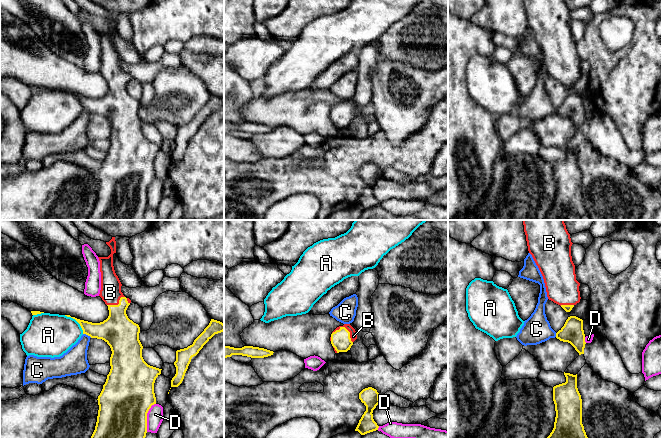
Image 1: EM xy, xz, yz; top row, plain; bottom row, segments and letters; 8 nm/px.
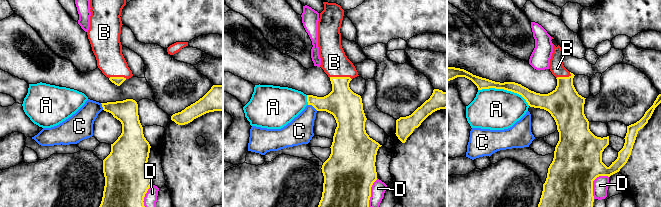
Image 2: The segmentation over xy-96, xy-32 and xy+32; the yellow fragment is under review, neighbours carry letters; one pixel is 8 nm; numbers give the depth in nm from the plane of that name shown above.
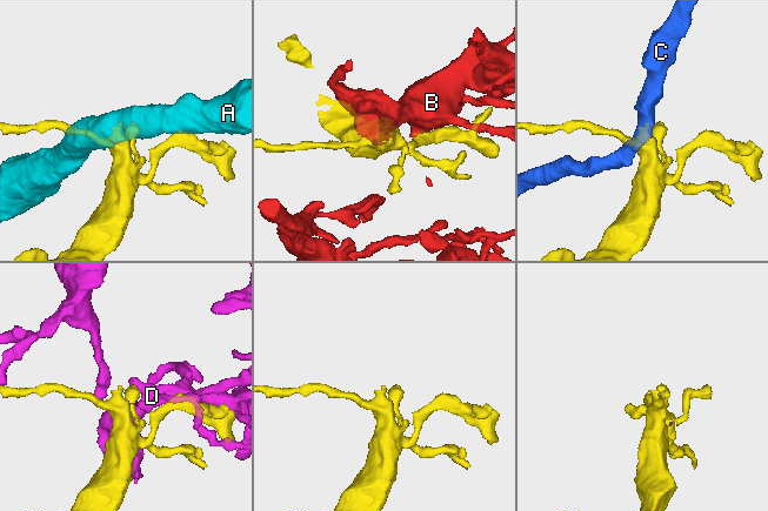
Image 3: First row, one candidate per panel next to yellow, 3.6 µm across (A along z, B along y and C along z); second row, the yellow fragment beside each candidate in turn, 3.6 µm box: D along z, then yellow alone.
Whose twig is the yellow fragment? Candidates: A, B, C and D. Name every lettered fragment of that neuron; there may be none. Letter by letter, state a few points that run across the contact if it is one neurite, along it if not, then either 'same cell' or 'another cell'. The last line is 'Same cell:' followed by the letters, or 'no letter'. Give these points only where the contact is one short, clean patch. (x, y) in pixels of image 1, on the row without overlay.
A: line xy (64, 91), (72, 93), (79, 100), (83, 109); another cell
B: same cell
C: line xy (83, 109), (91, 113); another cell
D: another cell
Same cell: B

